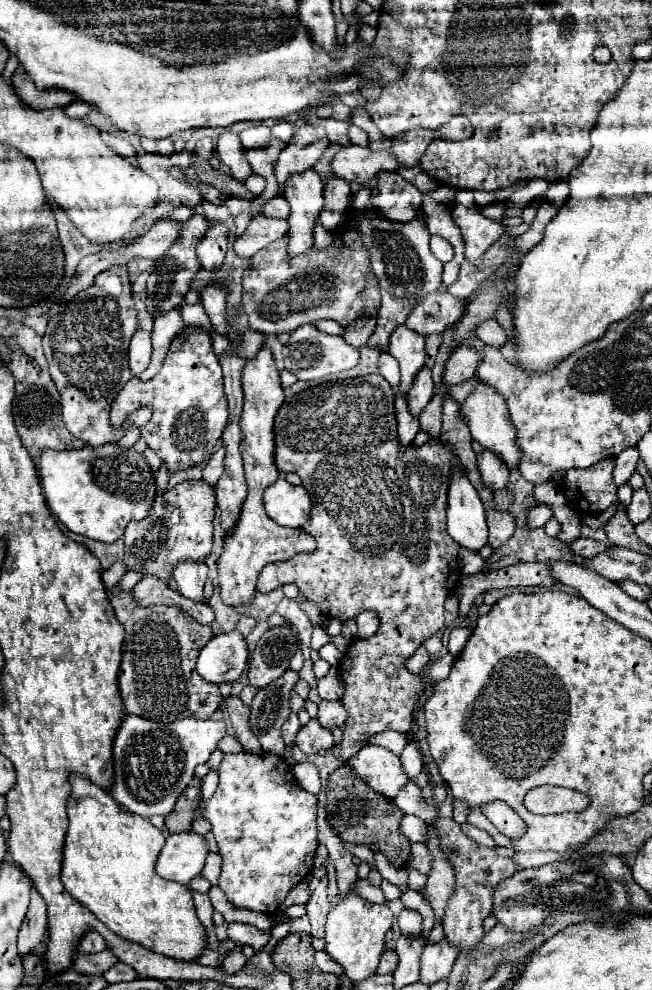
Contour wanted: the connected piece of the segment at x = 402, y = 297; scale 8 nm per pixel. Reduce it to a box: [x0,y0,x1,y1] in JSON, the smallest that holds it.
[358,210,442,350]

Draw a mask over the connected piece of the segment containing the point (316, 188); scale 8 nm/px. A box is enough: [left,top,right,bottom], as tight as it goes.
[284,170,324,254]

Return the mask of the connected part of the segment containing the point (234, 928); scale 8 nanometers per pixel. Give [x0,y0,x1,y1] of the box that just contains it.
[228,924,272,954]

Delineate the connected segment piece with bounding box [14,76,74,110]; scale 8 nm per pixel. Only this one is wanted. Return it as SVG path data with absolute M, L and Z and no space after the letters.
M26 76L22 82L14 80L14 86L16 86L16 94L20 96L20 100L34 110L62 108L74 100L74 98L70 98L70 94L66 94L62 90L38 90L34 86L34 82L30 82L30 78L26 78Z

